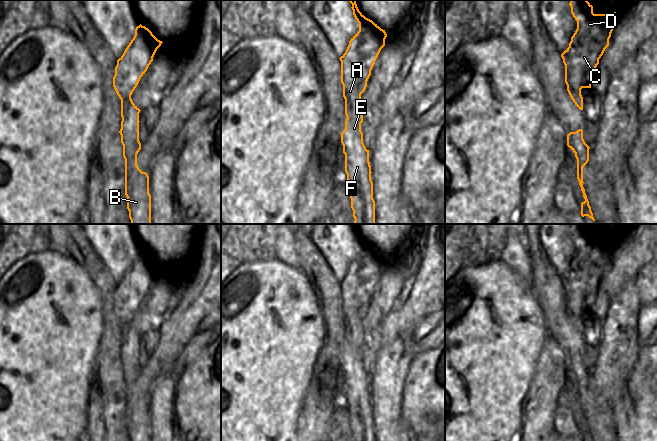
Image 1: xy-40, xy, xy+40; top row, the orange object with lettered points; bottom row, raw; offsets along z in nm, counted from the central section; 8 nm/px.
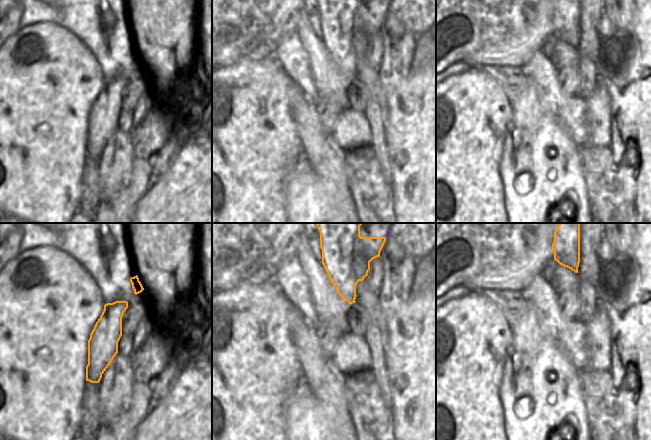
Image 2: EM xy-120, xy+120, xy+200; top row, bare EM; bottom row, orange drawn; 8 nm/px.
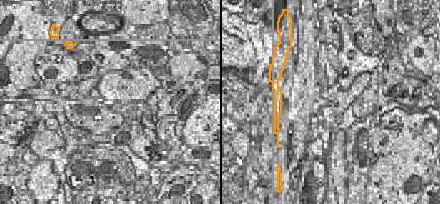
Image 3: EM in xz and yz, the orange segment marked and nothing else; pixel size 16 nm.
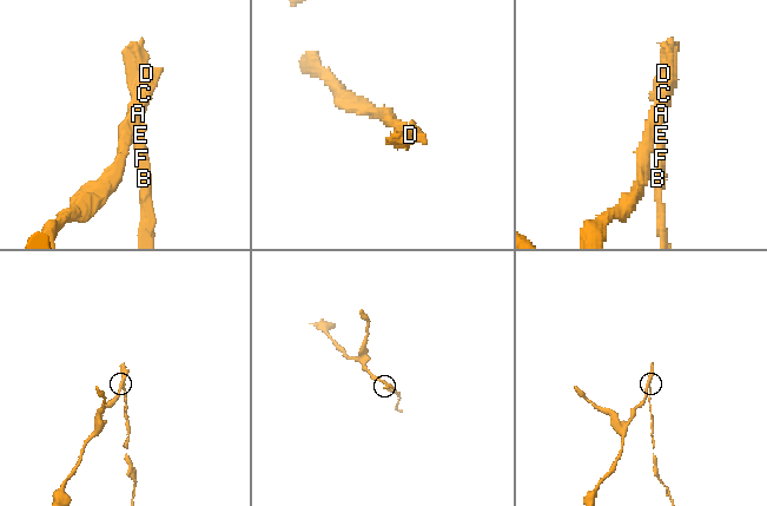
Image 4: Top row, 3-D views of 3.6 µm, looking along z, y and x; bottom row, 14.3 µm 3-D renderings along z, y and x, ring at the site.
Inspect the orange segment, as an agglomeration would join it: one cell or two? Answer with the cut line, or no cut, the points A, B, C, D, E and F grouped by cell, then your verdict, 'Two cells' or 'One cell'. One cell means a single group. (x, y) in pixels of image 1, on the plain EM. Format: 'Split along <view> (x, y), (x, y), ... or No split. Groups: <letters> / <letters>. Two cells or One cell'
Split along xy (367, 374), (359, 379), (353, 377), (345, 378). Groups: A C D E / B F. Two cells

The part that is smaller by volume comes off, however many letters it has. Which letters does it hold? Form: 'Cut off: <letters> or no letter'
Cut off: B, F

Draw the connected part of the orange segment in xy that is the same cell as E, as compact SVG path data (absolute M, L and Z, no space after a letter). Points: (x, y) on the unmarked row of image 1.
M356 224L352 228L353 239L359 247L359 255L351 262L341 285L341 307L345 323L345 353L341 357L344 378L360 380L367 373L363 367L361 347L363 346L363 326L361 318L375 285L385 270L387 258L372 244L366 242L358 233Z

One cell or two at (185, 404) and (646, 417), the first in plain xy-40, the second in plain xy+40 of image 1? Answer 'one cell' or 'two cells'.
two cells

